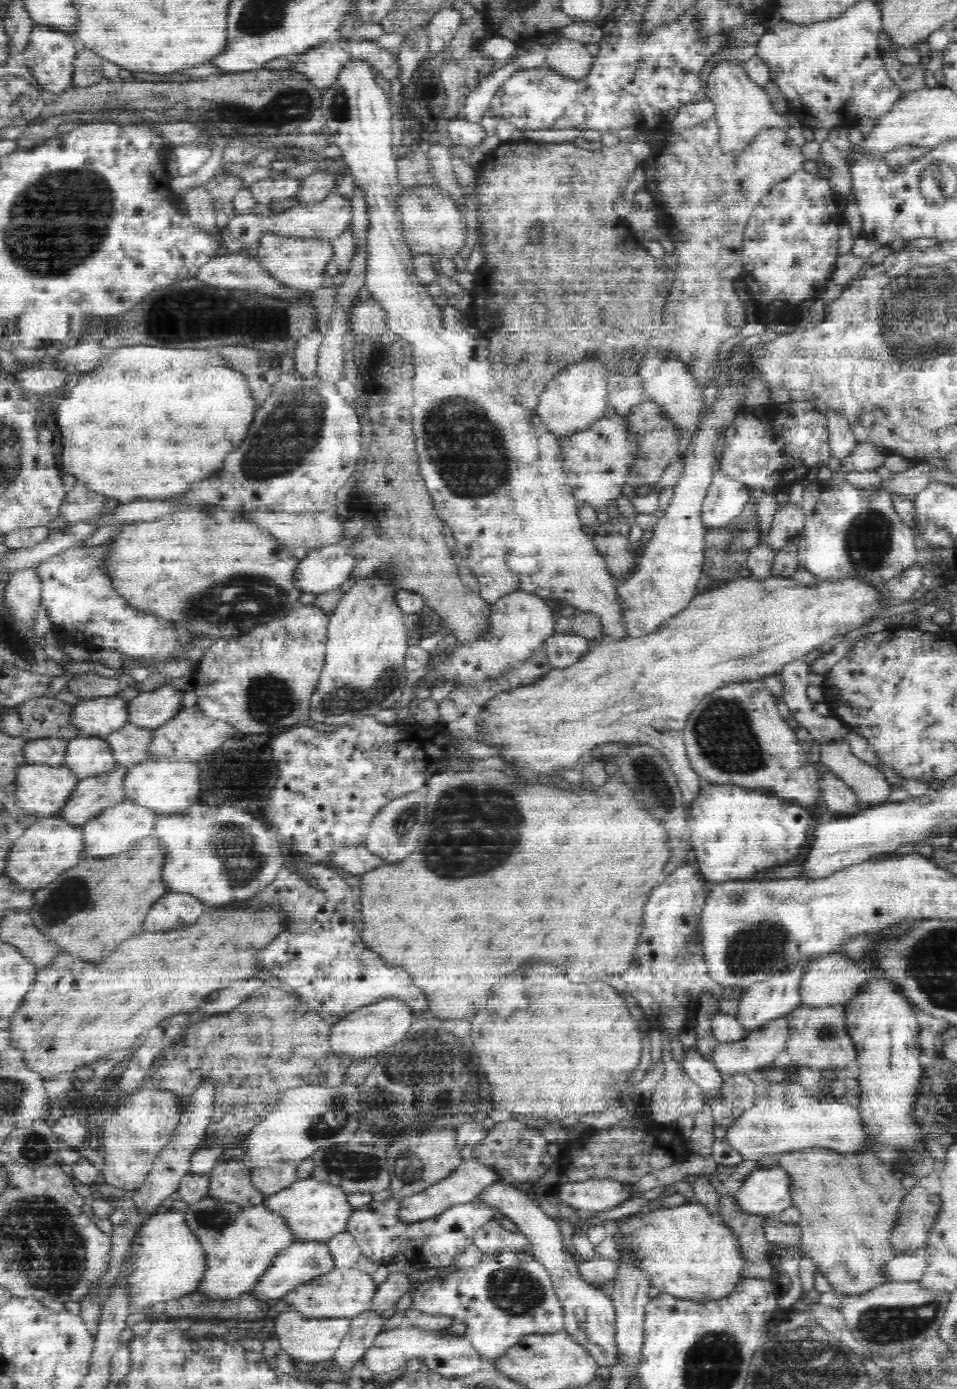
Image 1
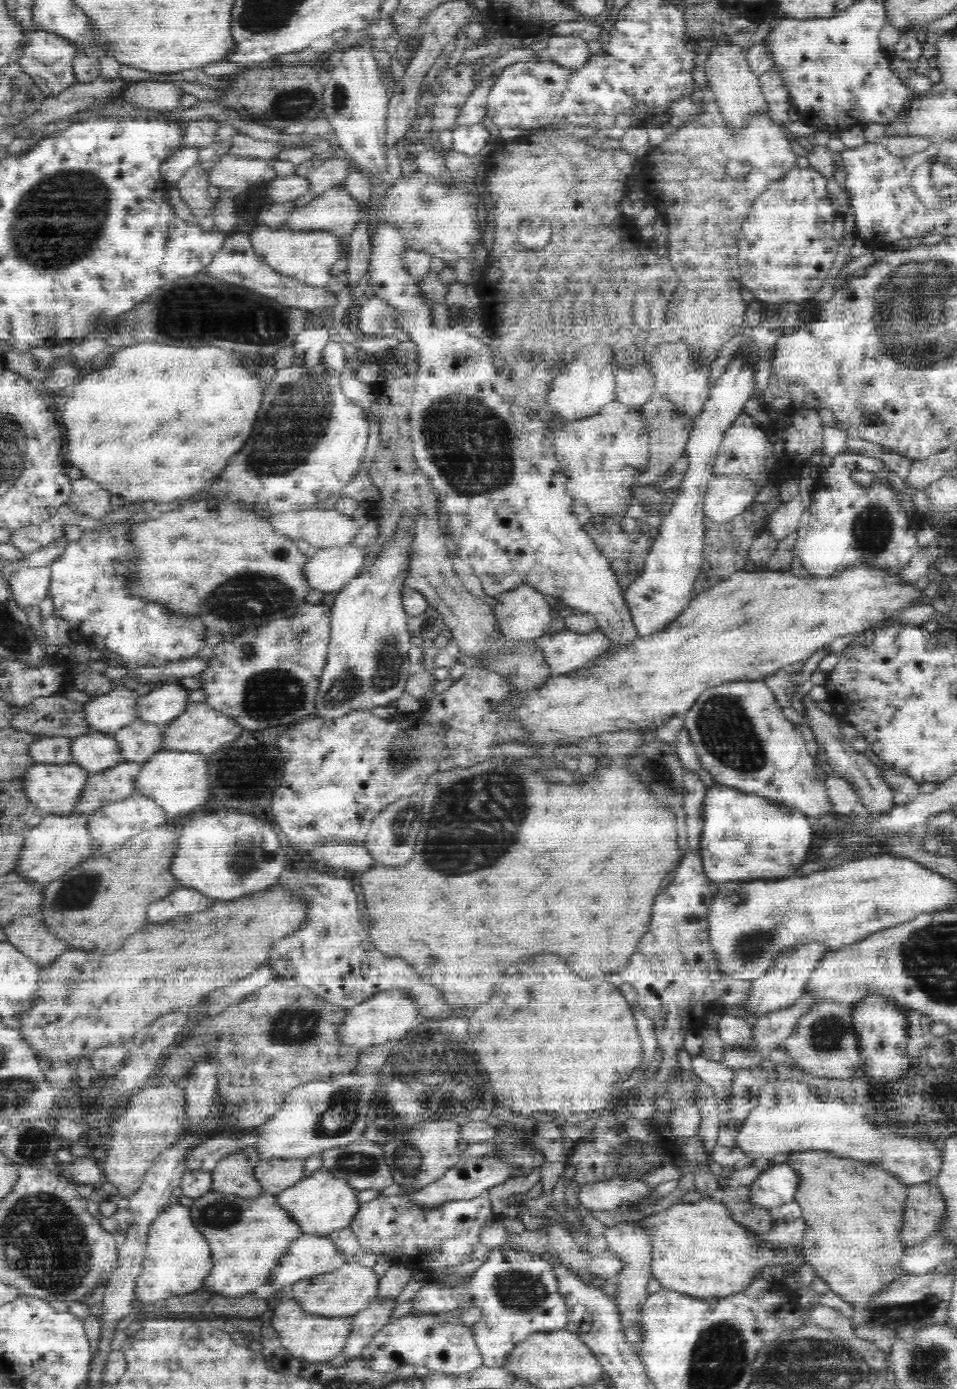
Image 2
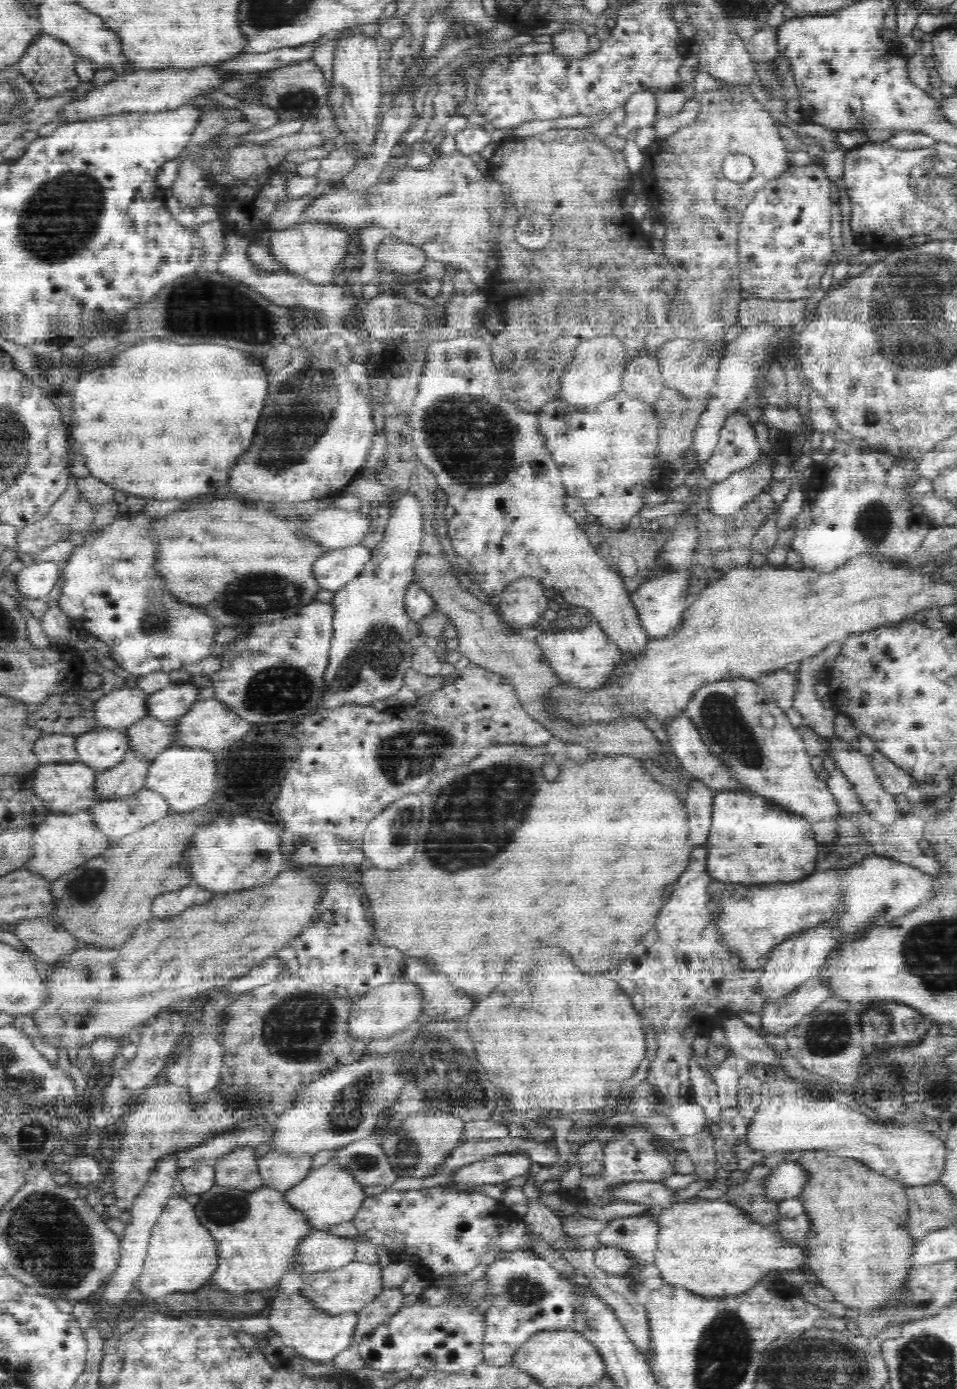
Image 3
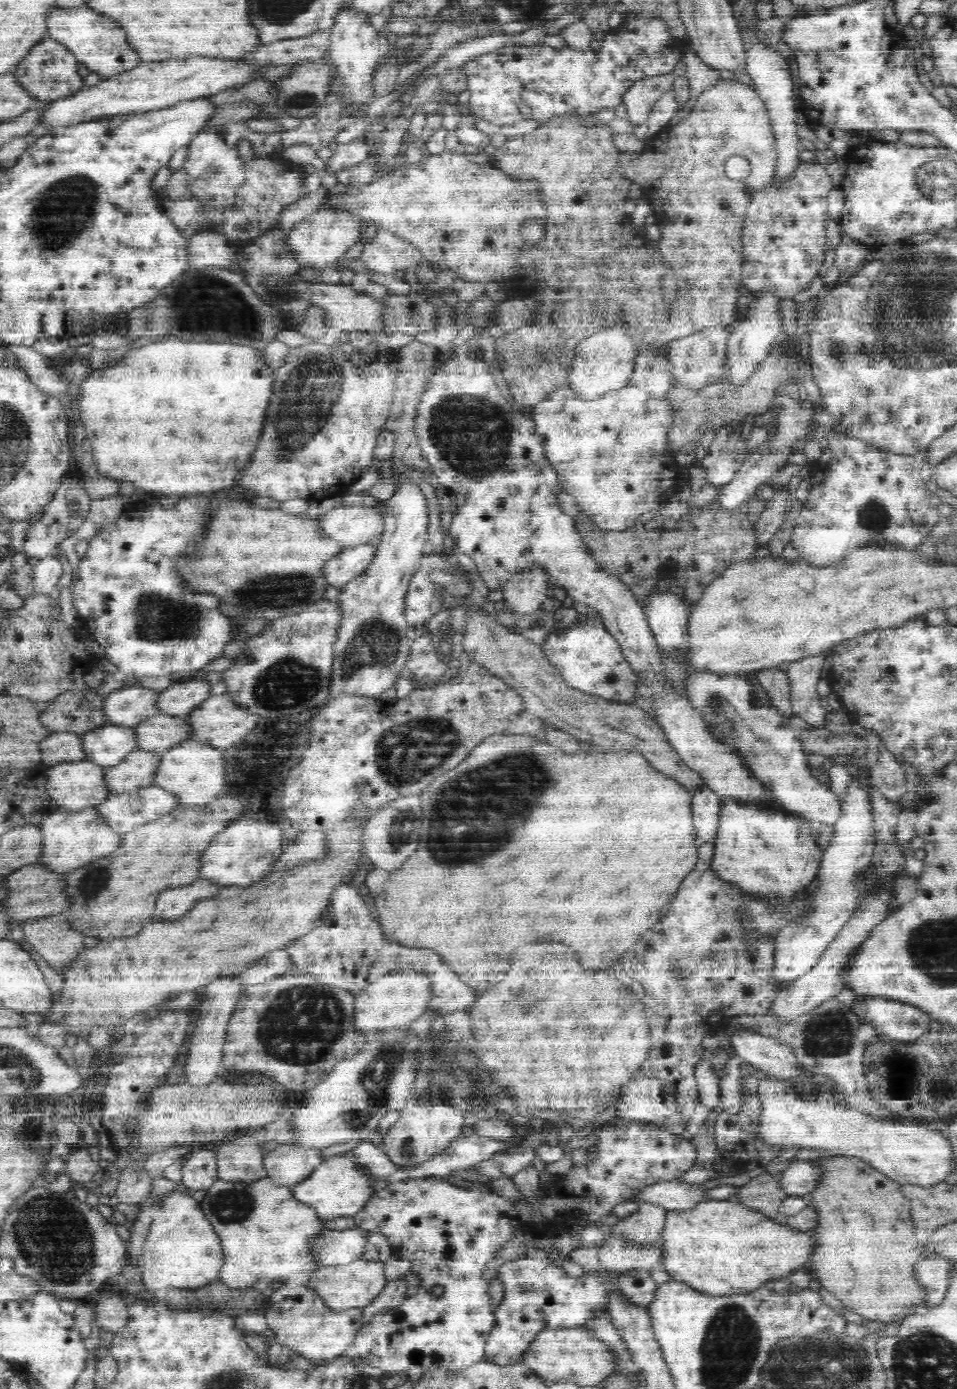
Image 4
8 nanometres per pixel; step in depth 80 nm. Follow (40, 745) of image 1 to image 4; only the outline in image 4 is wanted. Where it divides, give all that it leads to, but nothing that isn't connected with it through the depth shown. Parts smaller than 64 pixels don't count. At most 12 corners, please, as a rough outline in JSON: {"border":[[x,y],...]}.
{"border":[[54,731],[41,742],[50,767],[87,758],[83,737]]}

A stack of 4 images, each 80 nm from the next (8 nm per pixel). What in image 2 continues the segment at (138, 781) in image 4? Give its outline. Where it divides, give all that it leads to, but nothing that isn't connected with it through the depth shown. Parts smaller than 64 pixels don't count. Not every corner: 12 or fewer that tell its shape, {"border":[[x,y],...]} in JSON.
{"border":[[124,760],[92,775],[76,813],[128,798],[144,762]]}

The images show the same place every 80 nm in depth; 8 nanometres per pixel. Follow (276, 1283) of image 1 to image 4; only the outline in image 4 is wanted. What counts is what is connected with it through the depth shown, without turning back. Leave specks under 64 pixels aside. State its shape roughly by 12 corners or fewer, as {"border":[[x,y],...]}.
{"border":[[326,1228],[315,1242],[323,1266],[363,1256],[371,1230]]}

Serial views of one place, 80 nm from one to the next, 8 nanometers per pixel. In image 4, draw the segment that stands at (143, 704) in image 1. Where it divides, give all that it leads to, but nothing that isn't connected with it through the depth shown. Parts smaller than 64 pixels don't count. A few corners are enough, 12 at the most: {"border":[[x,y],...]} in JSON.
{"border":[[194,677],[161,692],[160,713],[189,715],[212,696],[212,686]]}

